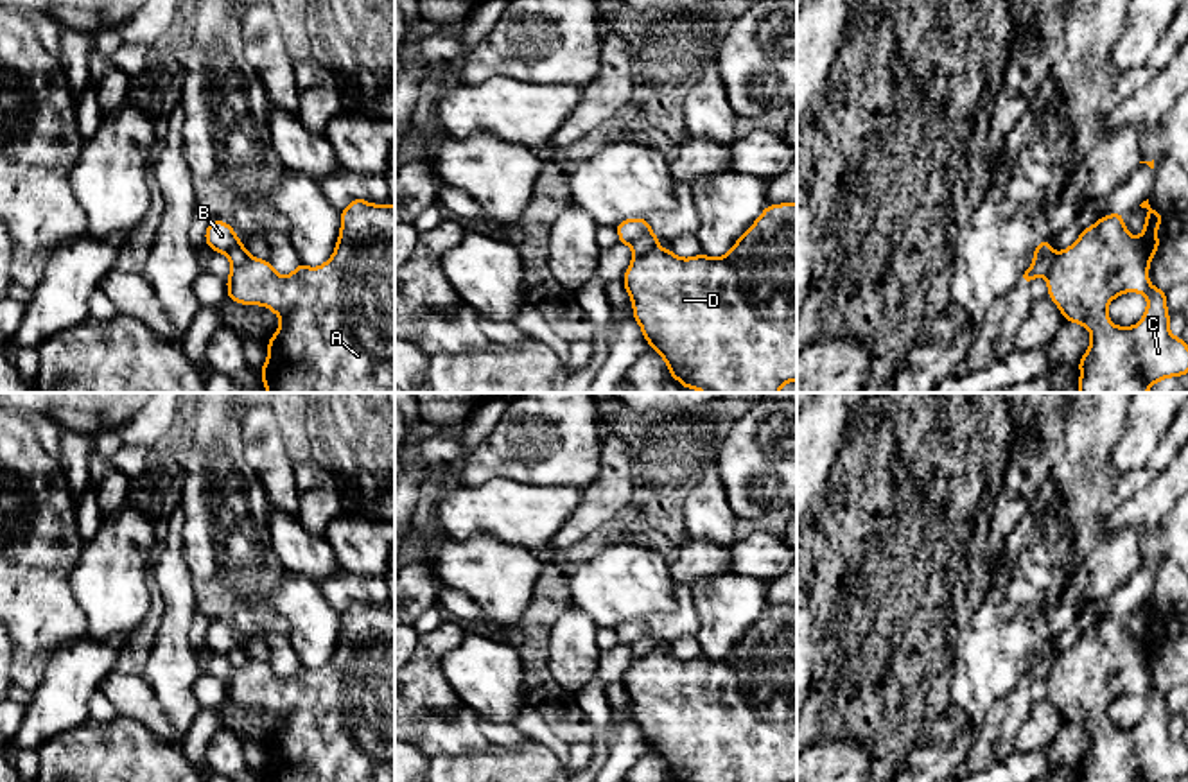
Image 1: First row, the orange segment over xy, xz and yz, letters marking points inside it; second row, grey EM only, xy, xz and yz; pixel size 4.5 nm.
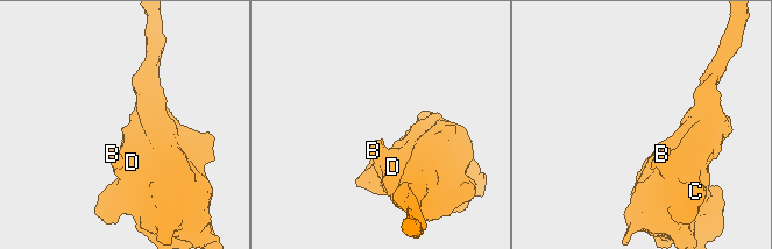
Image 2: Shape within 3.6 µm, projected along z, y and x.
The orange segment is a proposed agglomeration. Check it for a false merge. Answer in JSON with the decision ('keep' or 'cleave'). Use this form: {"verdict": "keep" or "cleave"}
{"verdict": "cleave"}

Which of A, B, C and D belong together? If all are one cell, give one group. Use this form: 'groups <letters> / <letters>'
groups A C D / B

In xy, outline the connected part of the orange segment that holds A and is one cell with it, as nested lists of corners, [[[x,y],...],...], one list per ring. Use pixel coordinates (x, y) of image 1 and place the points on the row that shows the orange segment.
[[[355,197],[339,213],[341,230],[334,255],[319,267],[298,264],[289,276],[278,274],[269,260],[248,256],[240,265],[231,265],[226,280],[228,300],[242,305],[262,305],[280,317],[280,328],[271,335],[266,364],[260,368],[264,389],[267,393],[395,393],[395,204],[371,204]]]

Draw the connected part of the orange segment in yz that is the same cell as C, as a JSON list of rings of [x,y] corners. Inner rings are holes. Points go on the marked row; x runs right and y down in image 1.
[[[1149,199],[1140,206],[1149,210],[1140,237],[1127,231],[1123,213],[1104,215],[1055,256],[1046,274],[1048,298],[1059,307],[1064,321],[1082,325],[1091,334],[1091,344],[1077,362],[1079,393],[1147,393],[1163,378],[1188,375],[1188,344],[1170,334],[1166,292],[1149,282],[1149,265],[1161,246],[1157,226],[1166,217],[1152,210]],[[1125,292],[1143,294],[1149,301],[1134,326],[1116,326],[1107,316],[1107,305]]]

